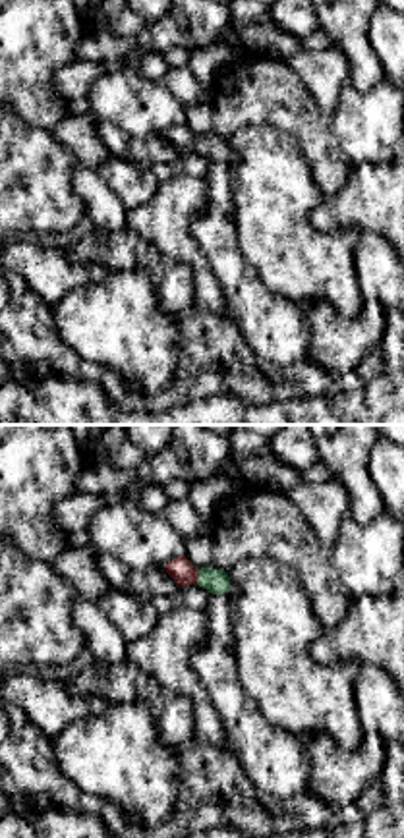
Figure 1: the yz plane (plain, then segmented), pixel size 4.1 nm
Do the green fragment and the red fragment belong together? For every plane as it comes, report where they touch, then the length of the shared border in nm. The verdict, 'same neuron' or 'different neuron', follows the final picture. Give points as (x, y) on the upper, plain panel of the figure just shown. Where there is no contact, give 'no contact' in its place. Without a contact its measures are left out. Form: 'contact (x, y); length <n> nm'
contact (200, 145); length 70 nm

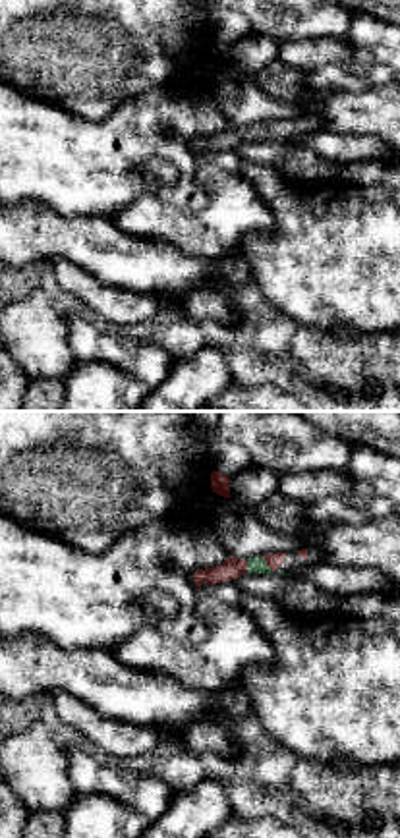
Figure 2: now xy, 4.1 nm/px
contact (267, 134); length 90 nm

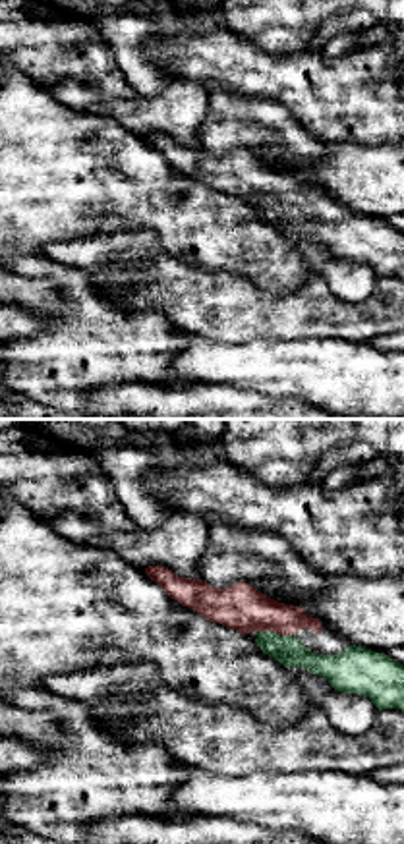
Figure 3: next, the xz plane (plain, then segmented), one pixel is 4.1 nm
contact (277, 201); length 150 nm

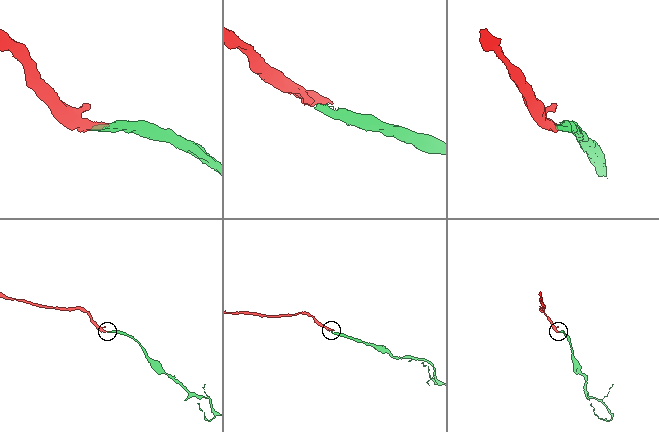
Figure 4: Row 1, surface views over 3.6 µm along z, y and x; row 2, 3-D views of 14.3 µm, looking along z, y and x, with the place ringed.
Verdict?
same neuron

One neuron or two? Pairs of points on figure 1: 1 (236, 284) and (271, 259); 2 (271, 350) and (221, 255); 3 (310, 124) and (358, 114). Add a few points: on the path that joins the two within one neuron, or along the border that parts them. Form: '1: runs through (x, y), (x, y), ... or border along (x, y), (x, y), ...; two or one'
1: border along (236, 228), (246, 263), (288, 300); two
2: runs through (271, 327), (246, 298), (236, 279); one
3: border along (329, 126), (352, 165); two

